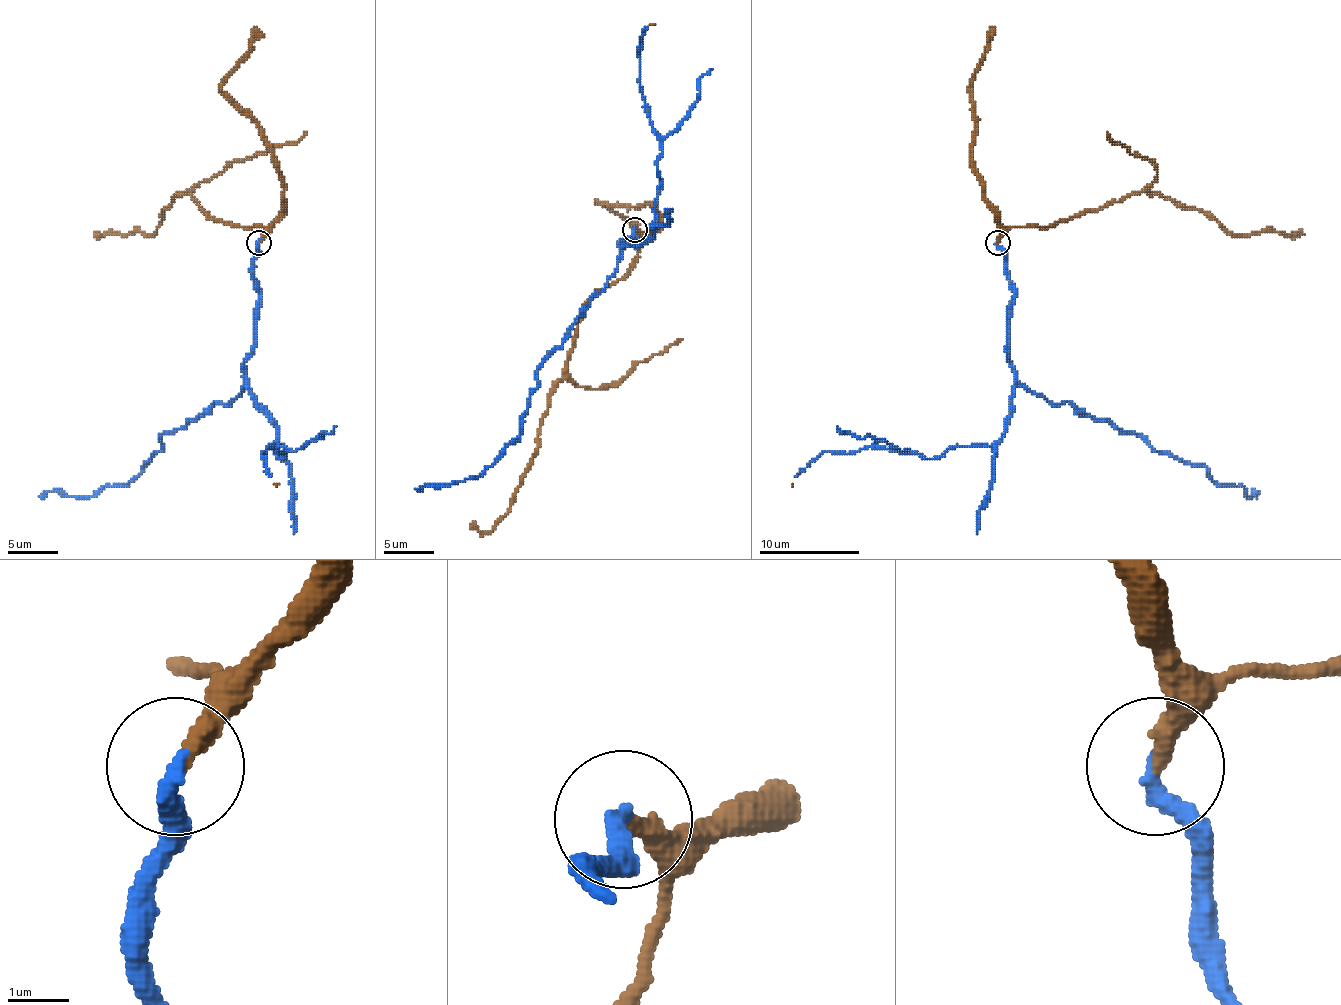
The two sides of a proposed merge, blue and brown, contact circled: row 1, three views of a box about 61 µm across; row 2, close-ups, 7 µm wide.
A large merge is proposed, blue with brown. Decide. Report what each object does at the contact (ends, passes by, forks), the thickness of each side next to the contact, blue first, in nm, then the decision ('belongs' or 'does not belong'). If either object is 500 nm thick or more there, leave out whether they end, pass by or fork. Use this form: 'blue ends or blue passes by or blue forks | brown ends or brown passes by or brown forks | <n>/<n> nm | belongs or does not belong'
blue ends | brown ends | 320/300 nm | belongs

